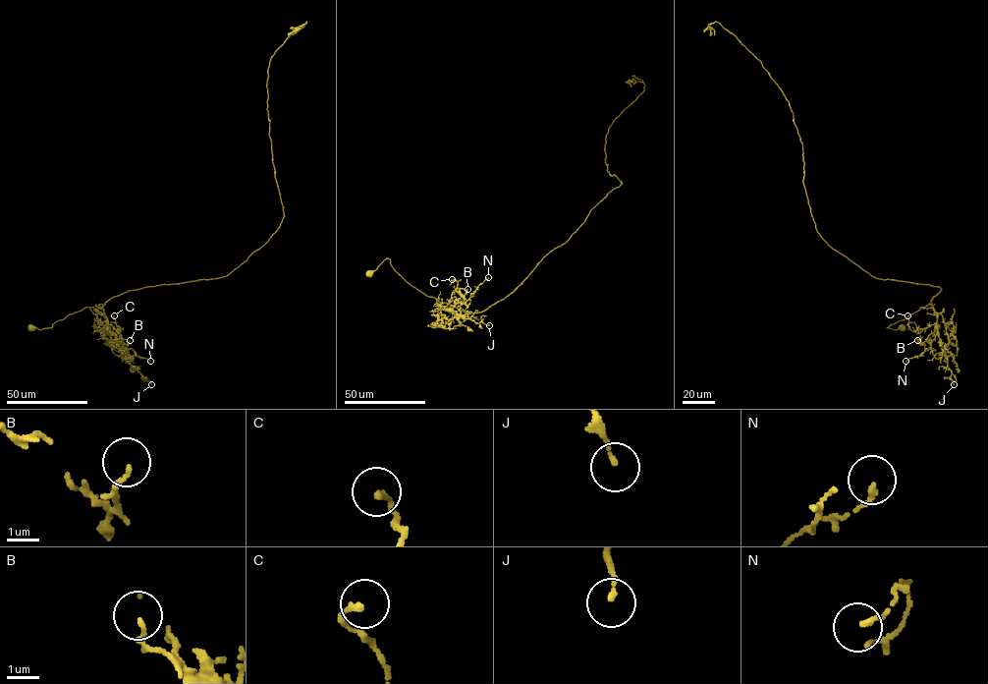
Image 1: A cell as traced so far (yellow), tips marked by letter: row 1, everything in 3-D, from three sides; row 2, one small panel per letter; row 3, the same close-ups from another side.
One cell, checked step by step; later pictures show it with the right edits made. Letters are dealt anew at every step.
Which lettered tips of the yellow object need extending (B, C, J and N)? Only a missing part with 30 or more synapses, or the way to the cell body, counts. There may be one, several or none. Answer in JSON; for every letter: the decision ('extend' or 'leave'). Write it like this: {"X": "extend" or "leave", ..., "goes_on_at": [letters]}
{"B": "leave", "C": "leave", "J": "leave", "N": "leave", "goes_on_at": []}

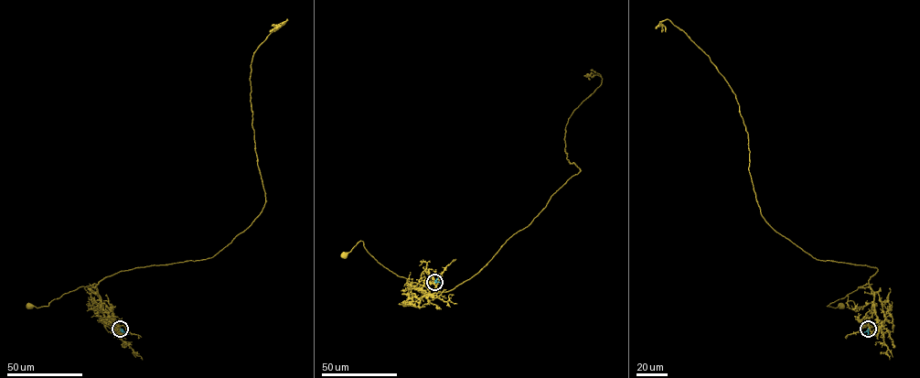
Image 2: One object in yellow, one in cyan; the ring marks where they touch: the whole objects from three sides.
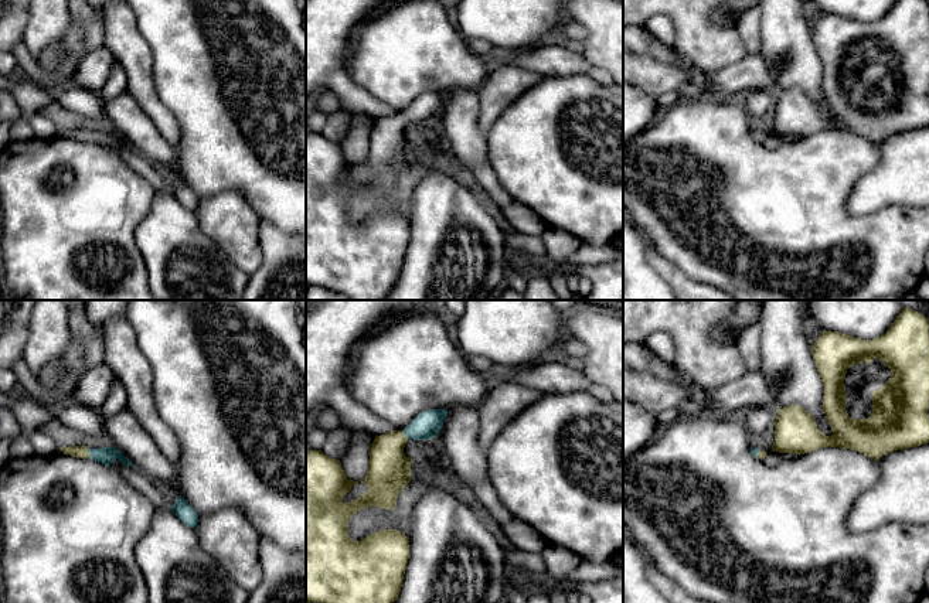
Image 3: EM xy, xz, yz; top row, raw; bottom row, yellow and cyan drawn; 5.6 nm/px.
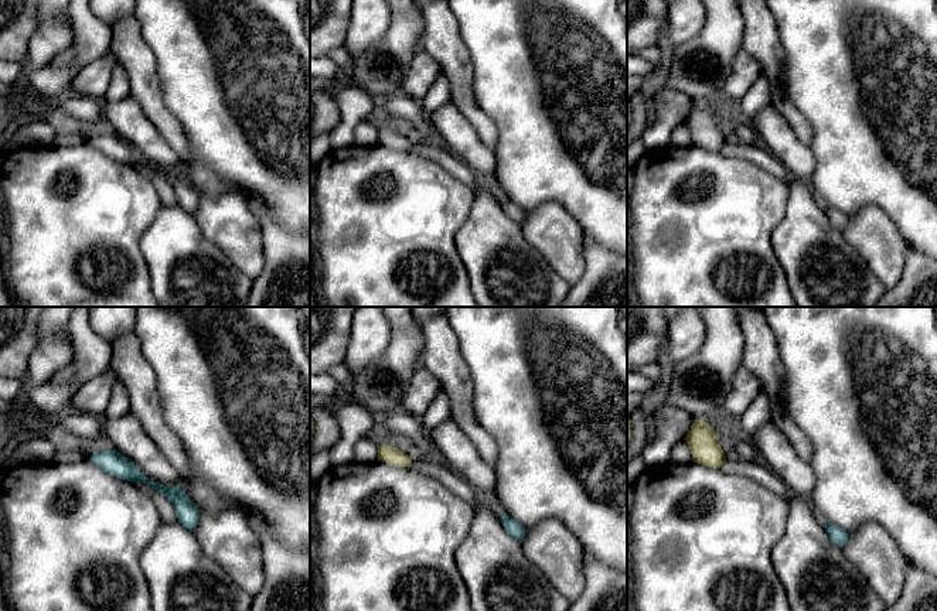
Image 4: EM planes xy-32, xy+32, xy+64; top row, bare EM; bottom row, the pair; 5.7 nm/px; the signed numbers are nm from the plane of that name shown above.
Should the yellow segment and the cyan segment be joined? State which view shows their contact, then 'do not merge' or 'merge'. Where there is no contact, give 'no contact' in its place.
meets yellow in xy; merge

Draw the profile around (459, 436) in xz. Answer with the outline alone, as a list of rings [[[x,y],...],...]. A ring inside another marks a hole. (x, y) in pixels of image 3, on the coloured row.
[[[457,406],[449,409],[436,444],[452,463],[453,474],[470,488],[479,481],[487,481],[487,452],[479,443],[480,420],[477,408]]]

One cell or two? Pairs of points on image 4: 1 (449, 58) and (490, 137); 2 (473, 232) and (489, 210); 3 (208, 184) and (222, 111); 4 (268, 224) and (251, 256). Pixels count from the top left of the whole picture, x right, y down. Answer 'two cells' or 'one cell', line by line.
1: one cell
2: one cell
3: one cell
4: two cells

